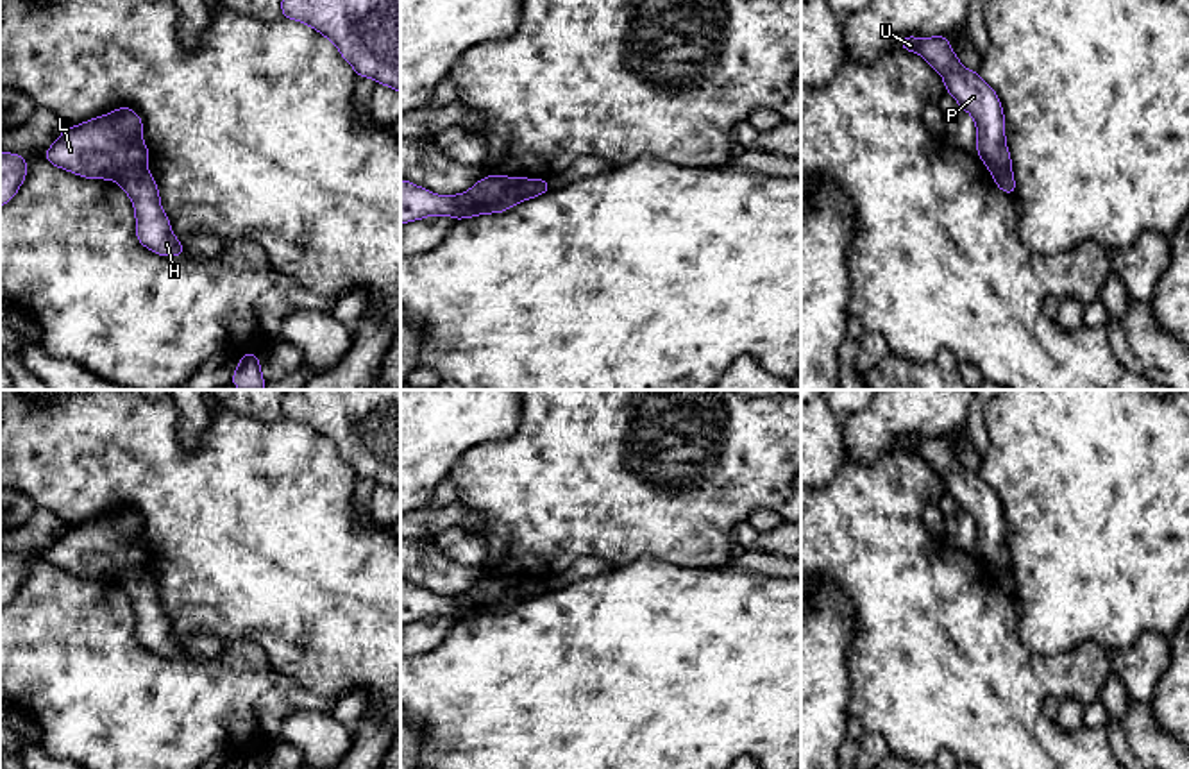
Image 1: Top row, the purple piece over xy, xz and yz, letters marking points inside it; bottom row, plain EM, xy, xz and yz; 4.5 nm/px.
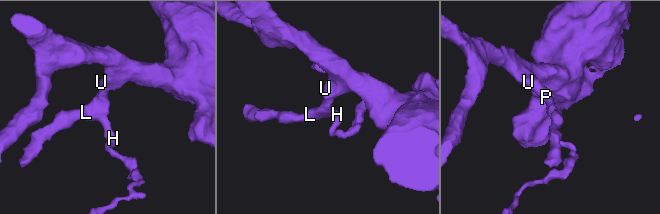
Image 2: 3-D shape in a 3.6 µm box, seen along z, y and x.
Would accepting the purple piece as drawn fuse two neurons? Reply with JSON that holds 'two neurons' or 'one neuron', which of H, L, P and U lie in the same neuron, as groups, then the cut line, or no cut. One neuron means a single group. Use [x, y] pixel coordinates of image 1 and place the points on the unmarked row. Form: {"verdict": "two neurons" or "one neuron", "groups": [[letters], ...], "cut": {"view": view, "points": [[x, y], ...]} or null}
{"verdict": "two neurons", "groups": [["H"], ["L", "P", "U"]], "cut": {"view": "xy", "points": [[143, 566], [126, 569], [115, 580]]}}

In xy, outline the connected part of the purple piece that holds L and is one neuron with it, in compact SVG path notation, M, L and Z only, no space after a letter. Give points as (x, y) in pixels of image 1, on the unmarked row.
M123 506L64 529L43 558L79 578L116 581L123 570L143 569L150 551L143 544L143 520Z

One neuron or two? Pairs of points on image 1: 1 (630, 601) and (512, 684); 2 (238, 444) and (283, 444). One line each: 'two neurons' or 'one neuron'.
1: one neuron
2: one neuron

